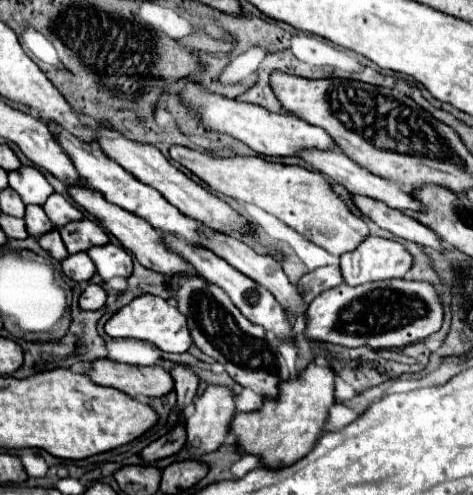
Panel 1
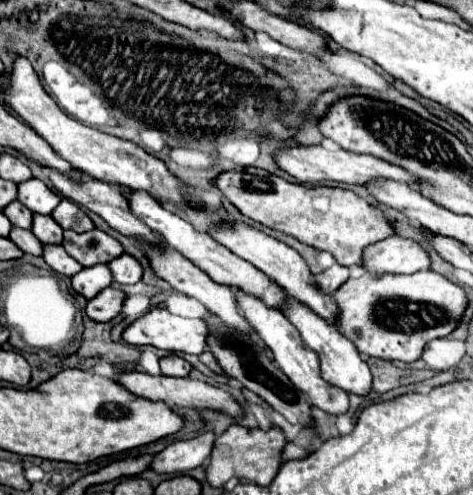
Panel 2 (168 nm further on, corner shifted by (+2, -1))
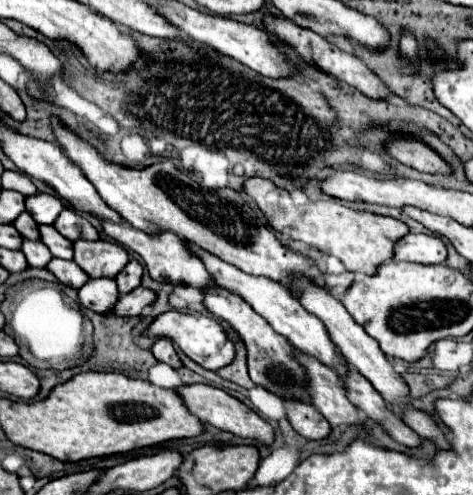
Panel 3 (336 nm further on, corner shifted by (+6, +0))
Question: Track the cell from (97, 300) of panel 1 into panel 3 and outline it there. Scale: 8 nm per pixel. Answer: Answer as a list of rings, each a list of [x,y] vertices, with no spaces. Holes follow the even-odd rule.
[[[138,286],[134,292],[128,294],[120,294],[118,296],[118,304],[114,304],[114,312],[108,312],[110,316],[140,316],[142,310],[152,304],[154,300],[154,292]]]

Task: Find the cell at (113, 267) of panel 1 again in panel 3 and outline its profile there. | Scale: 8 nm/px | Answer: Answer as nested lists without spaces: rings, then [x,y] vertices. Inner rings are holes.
[[[130,258],[126,268],[122,268],[122,272],[116,276],[120,294],[126,294],[126,292],[134,290],[136,286],[140,286],[140,278],[142,278],[142,266],[136,258]]]

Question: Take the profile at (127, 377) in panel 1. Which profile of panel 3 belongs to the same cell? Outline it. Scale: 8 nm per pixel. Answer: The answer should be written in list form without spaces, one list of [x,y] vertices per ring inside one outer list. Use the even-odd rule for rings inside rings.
[[[186,384],[186,386],[180,386],[176,388],[178,396],[182,398],[184,406],[194,414],[198,416],[202,422],[208,422],[220,430],[226,430],[226,432],[232,432],[236,436],[242,436],[242,438],[250,438],[250,440],[258,440],[266,446],[272,444],[274,440],[274,430],[268,422],[264,422],[254,410],[250,410],[244,402],[240,402],[238,398],[226,394],[224,390],[220,388],[214,388],[214,386],[208,386],[208,384]]]

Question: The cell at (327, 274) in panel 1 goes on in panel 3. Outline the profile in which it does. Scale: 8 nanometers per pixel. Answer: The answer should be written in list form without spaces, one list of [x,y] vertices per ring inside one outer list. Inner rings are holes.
[[[342,272],[342,274],[324,274],[324,284],[328,288],[330,294],[340,296],[342,292],[346,292],[346,288],[354,282],[354,274],[352,272]]]

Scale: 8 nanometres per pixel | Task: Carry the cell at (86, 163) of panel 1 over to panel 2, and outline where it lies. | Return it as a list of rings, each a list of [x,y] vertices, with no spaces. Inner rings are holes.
[[[130,193],[128,197],[130,201],[130,209],[134,209],[134,213],[138,213],[138,217],[142,217],[142,221],[146,221],[146,225],[154,225],[154,229],[158,229],[158,233],[162,233],[162,237],[166,237],[166,243],[170,249],[182,253],[186,259],[190,259],[196,267],[200,267],[204,273],[208,273],[216,283],[220,285],[230,285],[236,289],[242,289],[248,295],[254,295],[258,299],[264,301],[266,307],[270,309],[282,309],[284,301],[286,301],[286,293],[280,285],[276,285],[268,275],[264,275],[260,269],[256,269],[254,265],[250,265],[248,261],[240,259],[238,255],[234,255],[230,249],[226,249],[224,245],[220,245],[218,241],[214,241],[210,235],[206,233],[198,233],[190,223],[182,221],[180,217],[174,217],[174,213],[168,213],[164,207],[158,205],[158,201],[154,201],[154,197],[150,197],[148,193]]]

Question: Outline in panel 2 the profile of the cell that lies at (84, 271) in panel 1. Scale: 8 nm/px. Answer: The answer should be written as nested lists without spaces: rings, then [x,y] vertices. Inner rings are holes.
[[[96,265],[94,269],[82,269],[72,277],[72,287],[86,299],[94,299],[102,289],[112,285],[112,271],[108,265]]]

